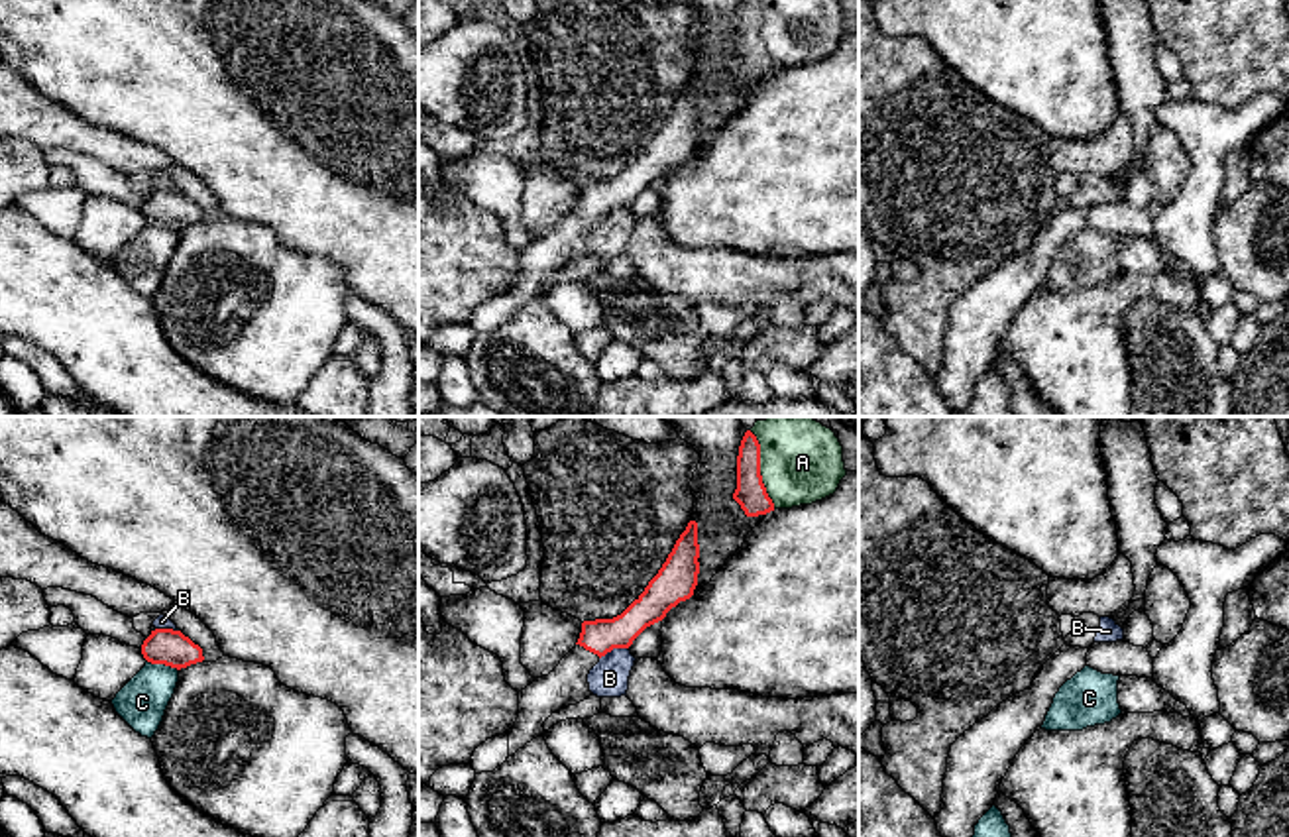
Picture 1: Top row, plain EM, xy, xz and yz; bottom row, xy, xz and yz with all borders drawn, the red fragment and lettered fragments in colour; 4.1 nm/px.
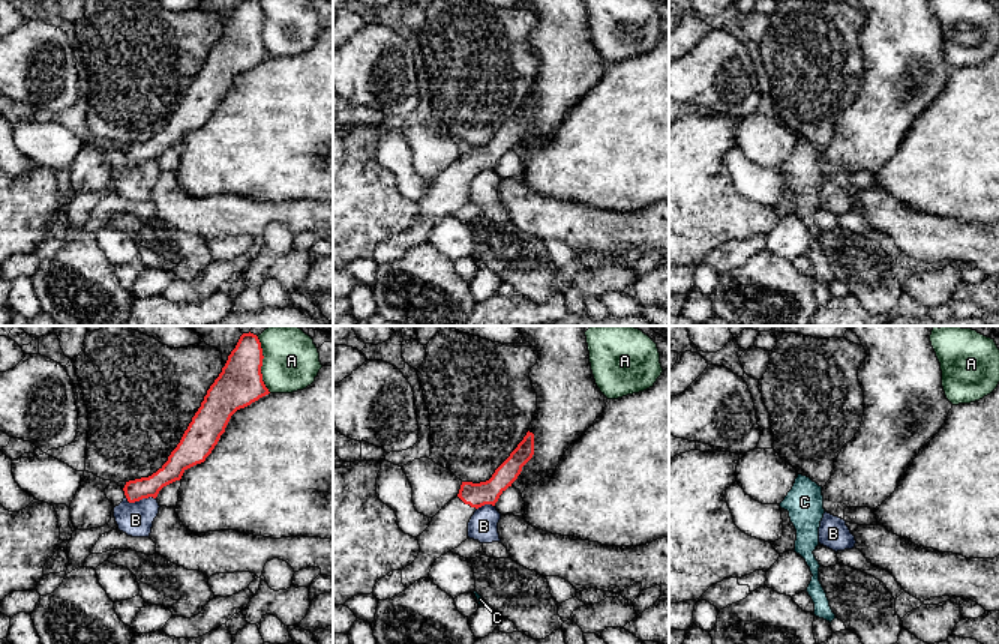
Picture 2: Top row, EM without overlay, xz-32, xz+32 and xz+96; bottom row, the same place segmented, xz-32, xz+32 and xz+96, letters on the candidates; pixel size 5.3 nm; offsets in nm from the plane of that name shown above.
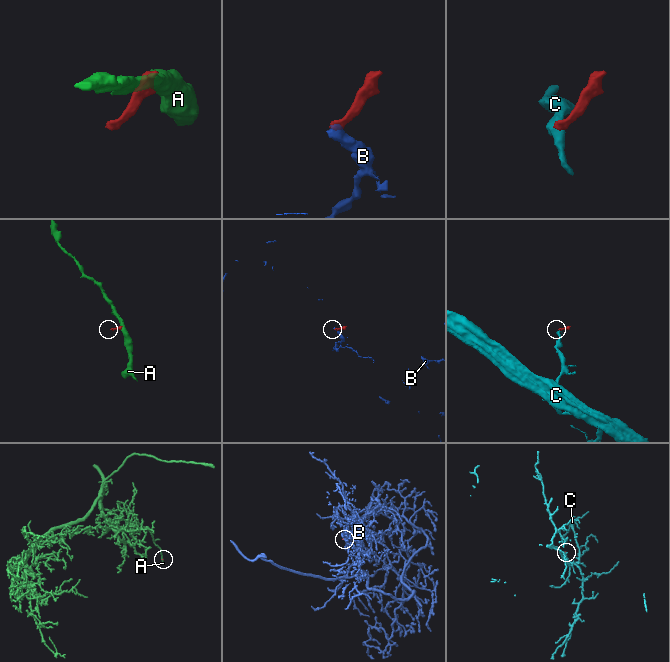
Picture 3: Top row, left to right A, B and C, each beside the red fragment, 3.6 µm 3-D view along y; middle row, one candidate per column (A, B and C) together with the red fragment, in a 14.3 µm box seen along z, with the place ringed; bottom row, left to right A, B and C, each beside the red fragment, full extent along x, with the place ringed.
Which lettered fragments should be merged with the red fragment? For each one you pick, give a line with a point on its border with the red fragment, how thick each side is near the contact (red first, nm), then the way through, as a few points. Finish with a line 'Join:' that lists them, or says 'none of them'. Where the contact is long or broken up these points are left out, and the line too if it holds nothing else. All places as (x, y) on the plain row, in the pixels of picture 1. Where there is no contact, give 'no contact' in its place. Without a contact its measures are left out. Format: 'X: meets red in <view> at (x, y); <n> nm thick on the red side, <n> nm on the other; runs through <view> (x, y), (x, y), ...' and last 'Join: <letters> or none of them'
Join: none of them

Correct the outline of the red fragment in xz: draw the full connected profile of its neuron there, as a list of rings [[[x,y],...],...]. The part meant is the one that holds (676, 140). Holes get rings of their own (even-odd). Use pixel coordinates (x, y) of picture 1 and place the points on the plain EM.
[[[690,81],[658,134],[644,151],[617,177],[584,181],[576,206],[560,224],[519,251],[515,285],[481,303],[472,314],[476,334],[493,332],[519,308],[544,297],[544,281],[591,255],[588,234],[613,208],[629,208],[650,185],[662,181],[680,161],[694,155],[700,134],[698,83]]]

